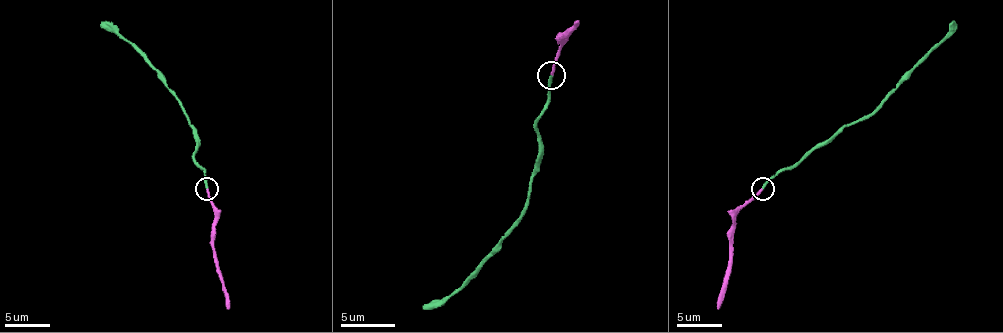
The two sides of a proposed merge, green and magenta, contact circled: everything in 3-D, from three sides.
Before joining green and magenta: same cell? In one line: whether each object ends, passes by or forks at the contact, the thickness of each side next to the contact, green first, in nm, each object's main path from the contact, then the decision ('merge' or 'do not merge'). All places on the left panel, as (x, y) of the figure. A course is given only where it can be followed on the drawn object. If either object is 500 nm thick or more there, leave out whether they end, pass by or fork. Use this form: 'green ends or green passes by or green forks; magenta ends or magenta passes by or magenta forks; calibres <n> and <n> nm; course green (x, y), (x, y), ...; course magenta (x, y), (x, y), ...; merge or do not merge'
green ends; magenta ends; calibres 240 and 200 nm; course green (206, 189), (206, 173), (195, 159), (197, 132), (188, 121), (181, 100), (124, 39), (99, 23); course magenta (208, 189), (215, 216), (213, 257), (229, 309); merge

